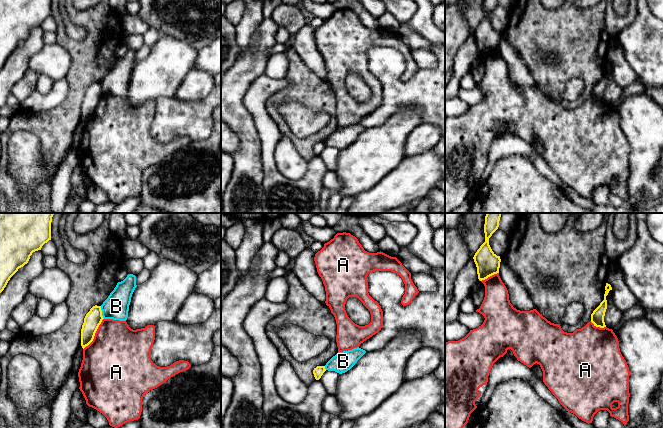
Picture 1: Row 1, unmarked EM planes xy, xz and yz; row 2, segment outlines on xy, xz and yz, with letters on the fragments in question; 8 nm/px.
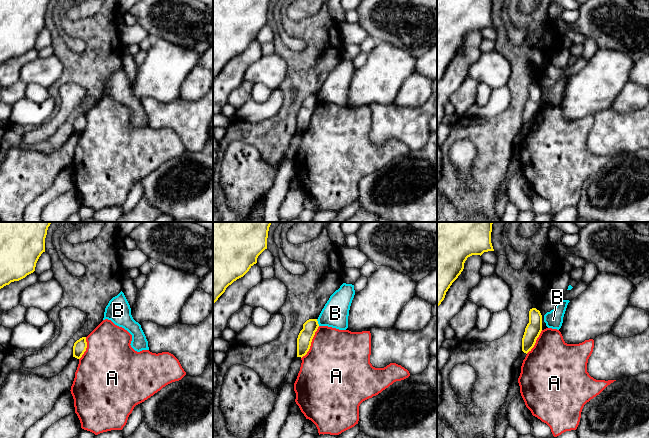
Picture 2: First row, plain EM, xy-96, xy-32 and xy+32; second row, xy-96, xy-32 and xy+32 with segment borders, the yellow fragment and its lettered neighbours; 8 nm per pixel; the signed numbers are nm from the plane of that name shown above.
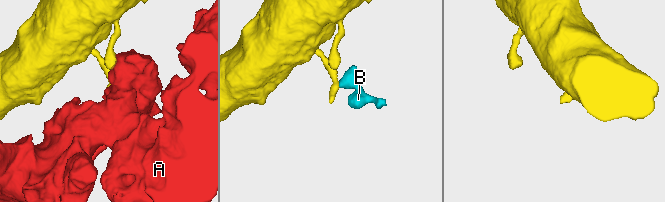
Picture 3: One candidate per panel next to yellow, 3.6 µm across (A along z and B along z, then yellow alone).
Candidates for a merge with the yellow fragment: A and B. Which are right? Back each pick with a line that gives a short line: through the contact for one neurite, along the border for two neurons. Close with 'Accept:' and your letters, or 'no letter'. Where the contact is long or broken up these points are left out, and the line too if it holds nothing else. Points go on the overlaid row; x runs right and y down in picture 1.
Accept: no letter

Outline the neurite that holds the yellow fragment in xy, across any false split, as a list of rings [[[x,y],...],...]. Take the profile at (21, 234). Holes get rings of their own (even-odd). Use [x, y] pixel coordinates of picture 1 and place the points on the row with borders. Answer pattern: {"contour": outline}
{"contour": [[[0,213],[0,293],[10,278],[28,263],[33,252],[51,240],[54,213]]]}

